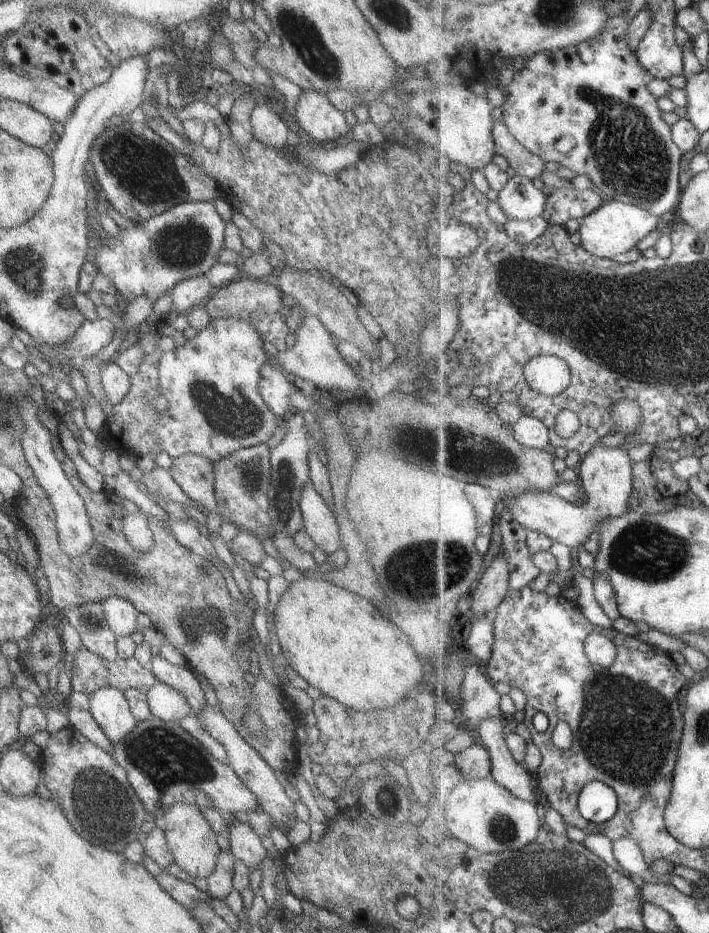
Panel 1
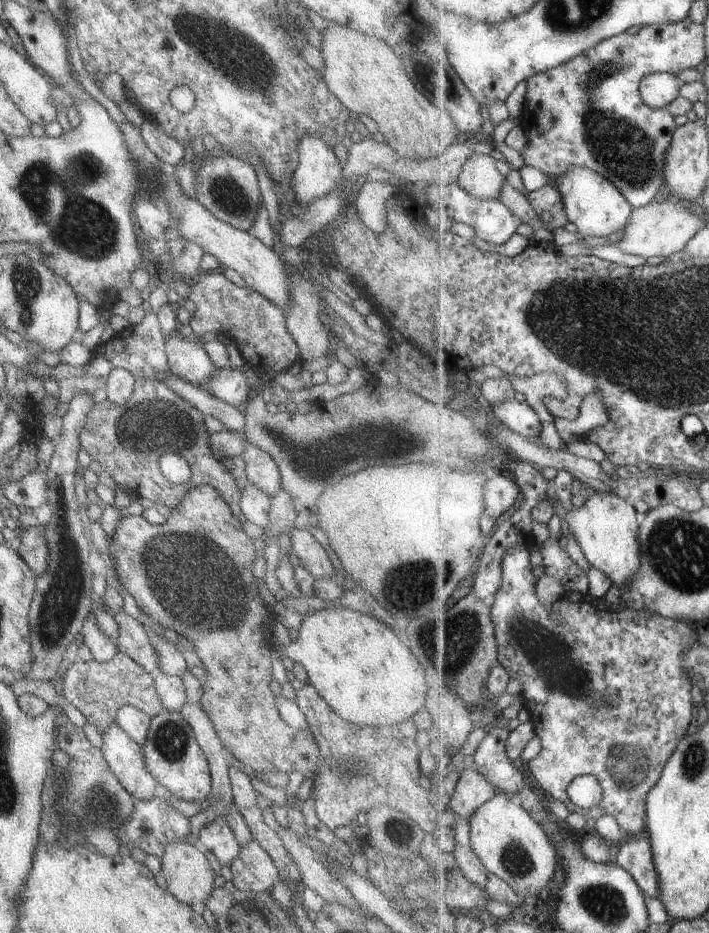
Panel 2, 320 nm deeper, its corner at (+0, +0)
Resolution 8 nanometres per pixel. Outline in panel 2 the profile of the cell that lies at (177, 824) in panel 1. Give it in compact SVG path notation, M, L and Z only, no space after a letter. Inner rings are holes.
M183 840L175 841L165 846L160 856L160 871L158 874L165 880L166 891L175 900L197 910L203 906L204 900L214 889L212 882L215 874L209 867L207 859L194 845L190 845Z

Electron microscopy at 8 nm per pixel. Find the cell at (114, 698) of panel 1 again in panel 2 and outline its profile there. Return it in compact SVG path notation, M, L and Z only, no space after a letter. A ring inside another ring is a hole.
M114 722L100 736L100 751L122 789L137 801L150 801L158 790L154 778L145 770L141 747Z

